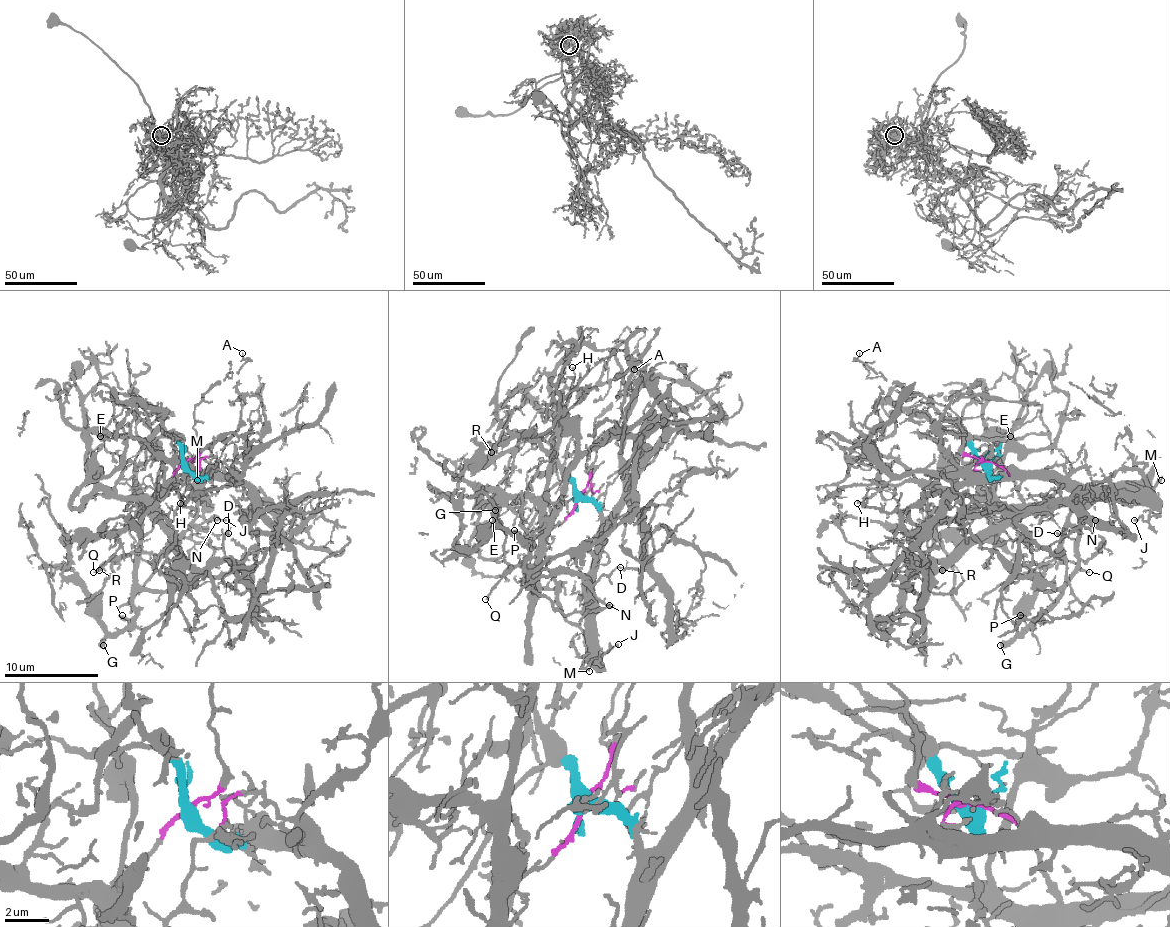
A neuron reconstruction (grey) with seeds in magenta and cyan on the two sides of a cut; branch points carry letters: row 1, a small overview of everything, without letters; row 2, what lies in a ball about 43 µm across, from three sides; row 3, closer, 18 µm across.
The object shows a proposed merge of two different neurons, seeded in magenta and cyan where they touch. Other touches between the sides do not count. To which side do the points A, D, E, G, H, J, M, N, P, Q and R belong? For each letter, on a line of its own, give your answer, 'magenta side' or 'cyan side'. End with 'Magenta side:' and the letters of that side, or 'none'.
A: magenta side
D: cyan side
E: magenta side
G: magenta side
H: magenta side
J: cyan side
M: cyan side
N: cyan side
P: magenta side
Q: cyan side
R: magenta side
Magenta side: A, E, G, H, P, R

